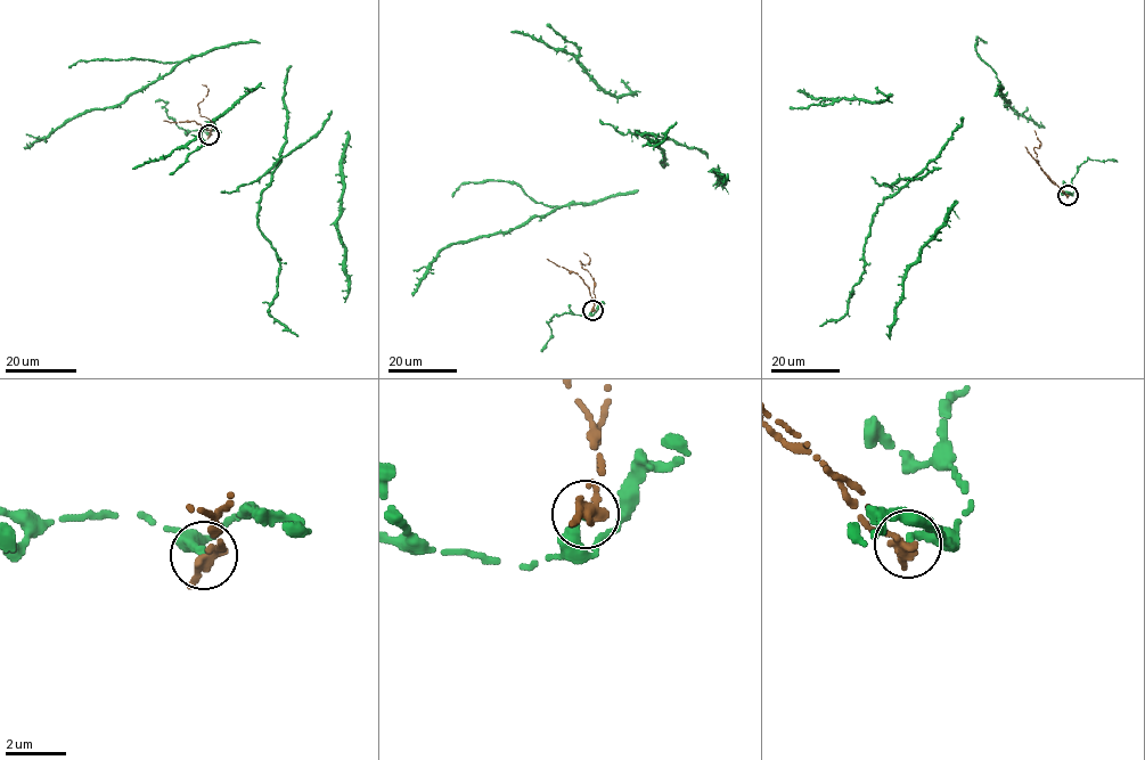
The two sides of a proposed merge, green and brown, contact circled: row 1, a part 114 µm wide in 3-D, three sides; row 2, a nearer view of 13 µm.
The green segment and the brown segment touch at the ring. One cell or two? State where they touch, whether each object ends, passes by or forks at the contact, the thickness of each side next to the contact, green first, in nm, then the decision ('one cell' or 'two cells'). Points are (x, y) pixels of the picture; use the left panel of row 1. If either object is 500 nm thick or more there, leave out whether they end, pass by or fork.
place (209, 135); green ends; brown ends; calibres 320 and 480 nm; two cells

